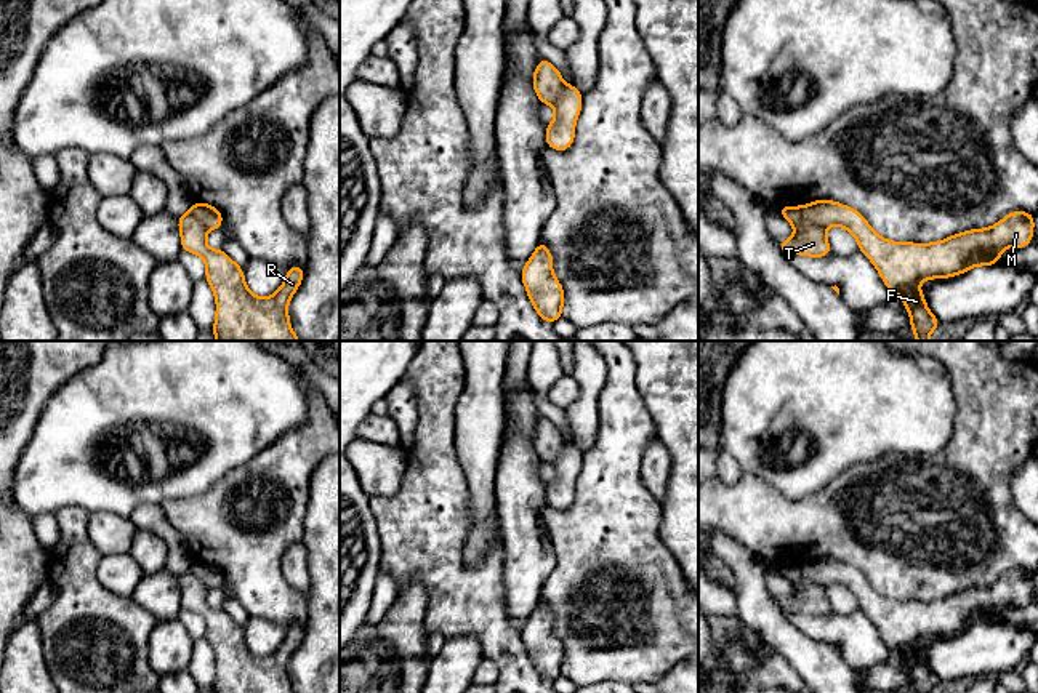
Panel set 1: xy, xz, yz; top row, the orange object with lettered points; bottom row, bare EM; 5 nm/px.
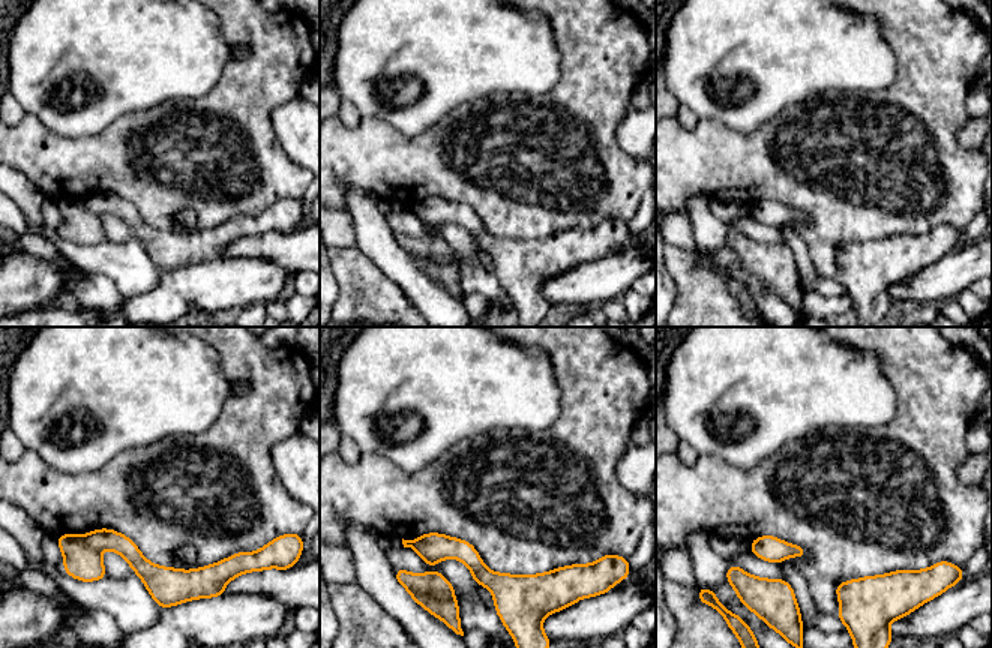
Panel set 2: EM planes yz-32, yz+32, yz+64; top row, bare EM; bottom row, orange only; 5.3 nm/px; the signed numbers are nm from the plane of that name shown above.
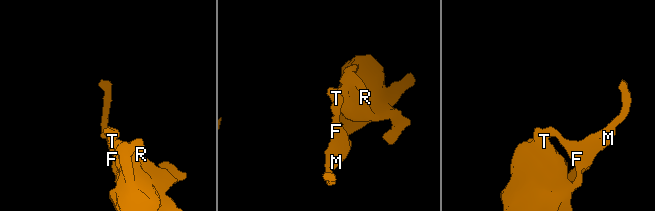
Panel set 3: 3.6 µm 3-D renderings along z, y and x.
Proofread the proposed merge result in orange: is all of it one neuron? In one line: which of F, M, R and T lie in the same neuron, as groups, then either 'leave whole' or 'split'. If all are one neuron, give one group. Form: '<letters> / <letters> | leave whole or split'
F M / R T | split

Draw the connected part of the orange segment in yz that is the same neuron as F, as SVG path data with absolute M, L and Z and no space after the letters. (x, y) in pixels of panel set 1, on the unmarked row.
M815 559L801 570L819 586L841 584L855 595L859 608L875 623L889 650L902 656L915 693L931 693L940 685L916 645L919 640L1000 623L1004 607L1024 607L1033 599L1035 583L1035 573L1011 570L988 587L971 587L934 602L899 602L879 595L855 567L833 559Z

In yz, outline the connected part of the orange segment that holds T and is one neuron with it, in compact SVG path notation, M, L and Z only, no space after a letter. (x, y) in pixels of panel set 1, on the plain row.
M780 565L778 571L795 584L791 599L780 599L783 613L804 613L809 616L825 616L831 611L827 589L804 578L803 565Z

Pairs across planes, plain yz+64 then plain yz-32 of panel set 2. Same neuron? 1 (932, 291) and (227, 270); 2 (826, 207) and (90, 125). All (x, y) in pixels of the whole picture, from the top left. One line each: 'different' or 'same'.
1: same
2: different

